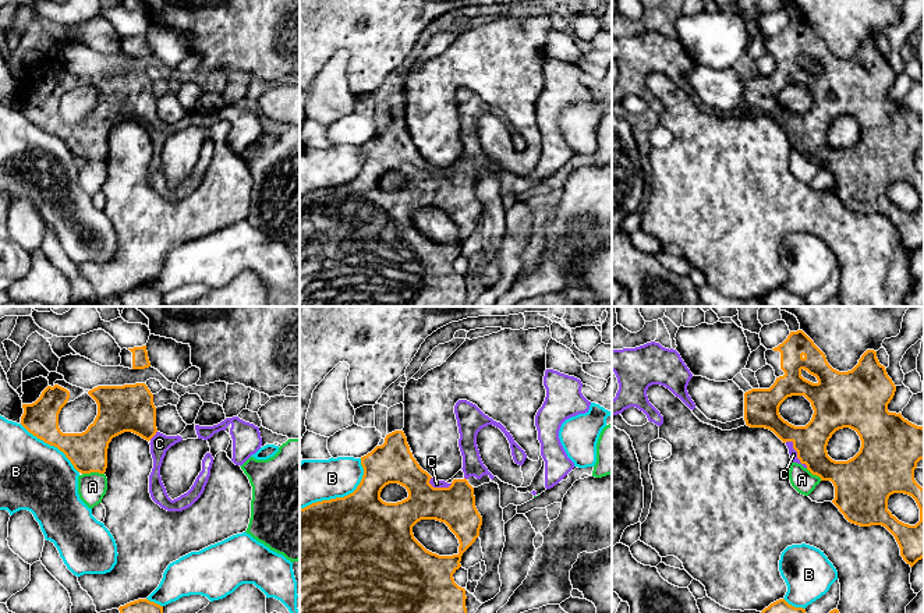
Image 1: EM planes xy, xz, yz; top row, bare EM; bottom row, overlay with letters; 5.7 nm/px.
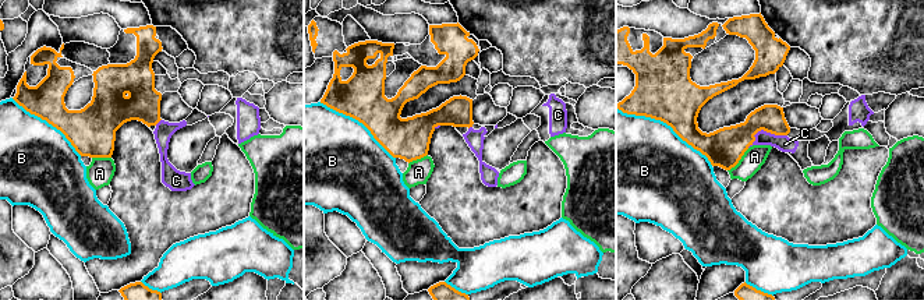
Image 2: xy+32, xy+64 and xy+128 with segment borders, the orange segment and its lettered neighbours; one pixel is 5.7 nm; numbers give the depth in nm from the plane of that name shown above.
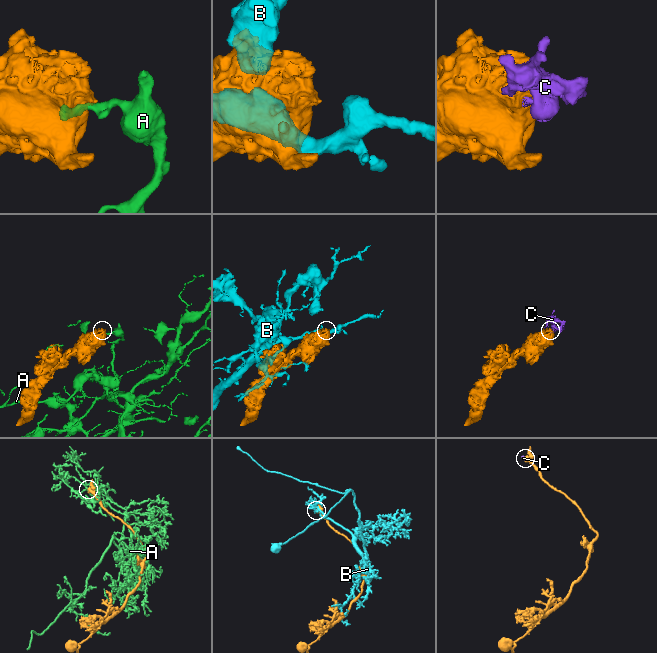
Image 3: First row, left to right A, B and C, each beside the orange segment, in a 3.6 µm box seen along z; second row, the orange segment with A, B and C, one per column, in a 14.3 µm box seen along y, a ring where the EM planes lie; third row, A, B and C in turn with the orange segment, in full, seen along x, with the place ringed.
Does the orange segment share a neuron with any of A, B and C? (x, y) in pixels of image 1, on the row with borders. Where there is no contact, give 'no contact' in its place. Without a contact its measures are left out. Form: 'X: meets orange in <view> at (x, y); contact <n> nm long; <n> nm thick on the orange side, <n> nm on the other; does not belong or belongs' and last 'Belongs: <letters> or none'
A: meets orange in xy at (92, 471); contact 130 nm long; 220 nm thick on the orange side, 160 nm on the other; does not belong
B: meets orange in xz at (342, 498); contact 460 nm long; 500 nm thick on the orange side, 260 nm on the other; does not belong
C: meets orange in yz at (797, 453); contact 200 nm long; 200 nm thick on the orange side, 50 nm on the other; belongs
Belongs: C

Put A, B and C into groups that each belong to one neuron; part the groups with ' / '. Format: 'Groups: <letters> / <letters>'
Groups: A / B / C

